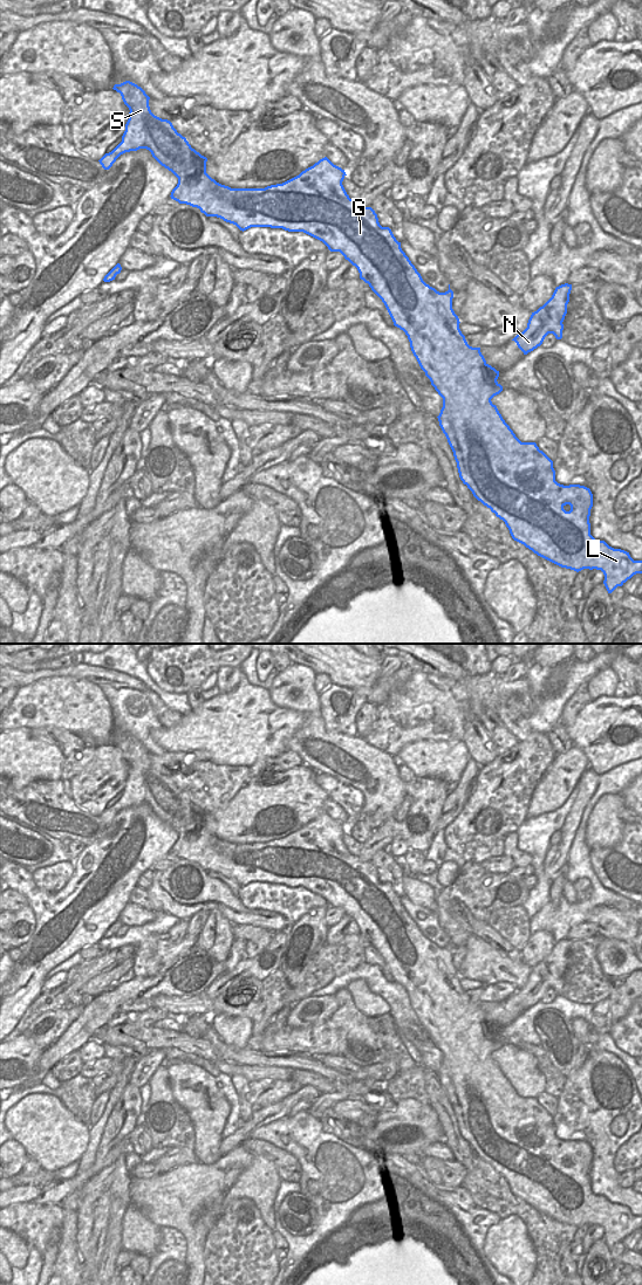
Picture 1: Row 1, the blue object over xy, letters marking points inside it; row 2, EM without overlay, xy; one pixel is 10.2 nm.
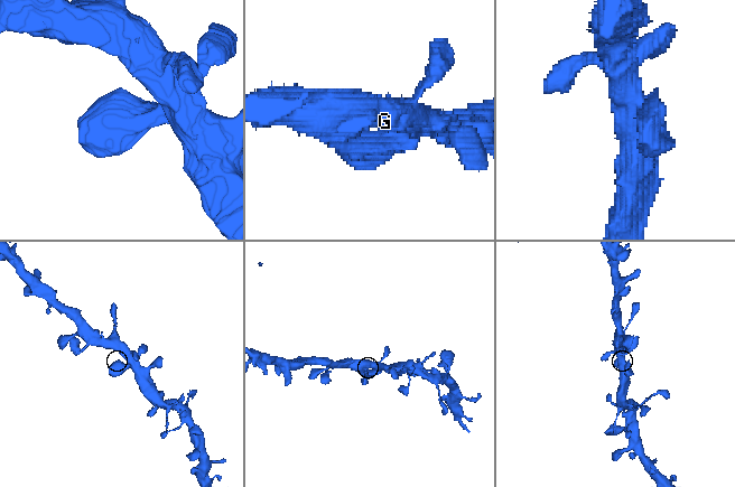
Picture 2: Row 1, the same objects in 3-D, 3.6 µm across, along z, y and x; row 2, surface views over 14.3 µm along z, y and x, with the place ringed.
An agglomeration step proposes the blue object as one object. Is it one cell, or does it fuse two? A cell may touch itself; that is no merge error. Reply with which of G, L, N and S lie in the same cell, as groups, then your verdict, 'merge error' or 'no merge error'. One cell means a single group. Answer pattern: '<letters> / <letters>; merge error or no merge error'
G L N S; no merge error

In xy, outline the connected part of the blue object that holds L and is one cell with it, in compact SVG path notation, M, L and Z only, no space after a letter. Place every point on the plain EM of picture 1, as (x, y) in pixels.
M125 736L112 744L121 749L130 768L122 797L98 816L104 825L109 825L121 810L146 804L178 833L170 852L179 859L197 863L206 872L220 873L243 887L251 882L303 887L322 896L330 907L340 907L382 955L394 981L408 991L421 1024L443 1053L437 1073L453 1107L460 1135L478 1156L505 1177L512 1194L561 1223L576 1228L601 1225L608 1249L634 1230L642 1229L642 1216L634 1216L629 1208L614 1204L590 1190L590 1145L558 1139L553 1116L535 1098L521 1098L505 1078L491 1057L503 1046L497 1037L499 1026L486 1018L480 1003L467 999L452 964L450 940L448 947L439 948L423 936L391 885L380 880L375 866L349 853L342 840L347 831L344 825L325 812L282 839L265 844L231 844L206 829L207 813L192 804L170 776L151 768L150 753L141 742Z

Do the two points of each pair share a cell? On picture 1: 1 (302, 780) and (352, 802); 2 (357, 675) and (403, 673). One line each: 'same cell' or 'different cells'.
1: different cells
2: same cell

